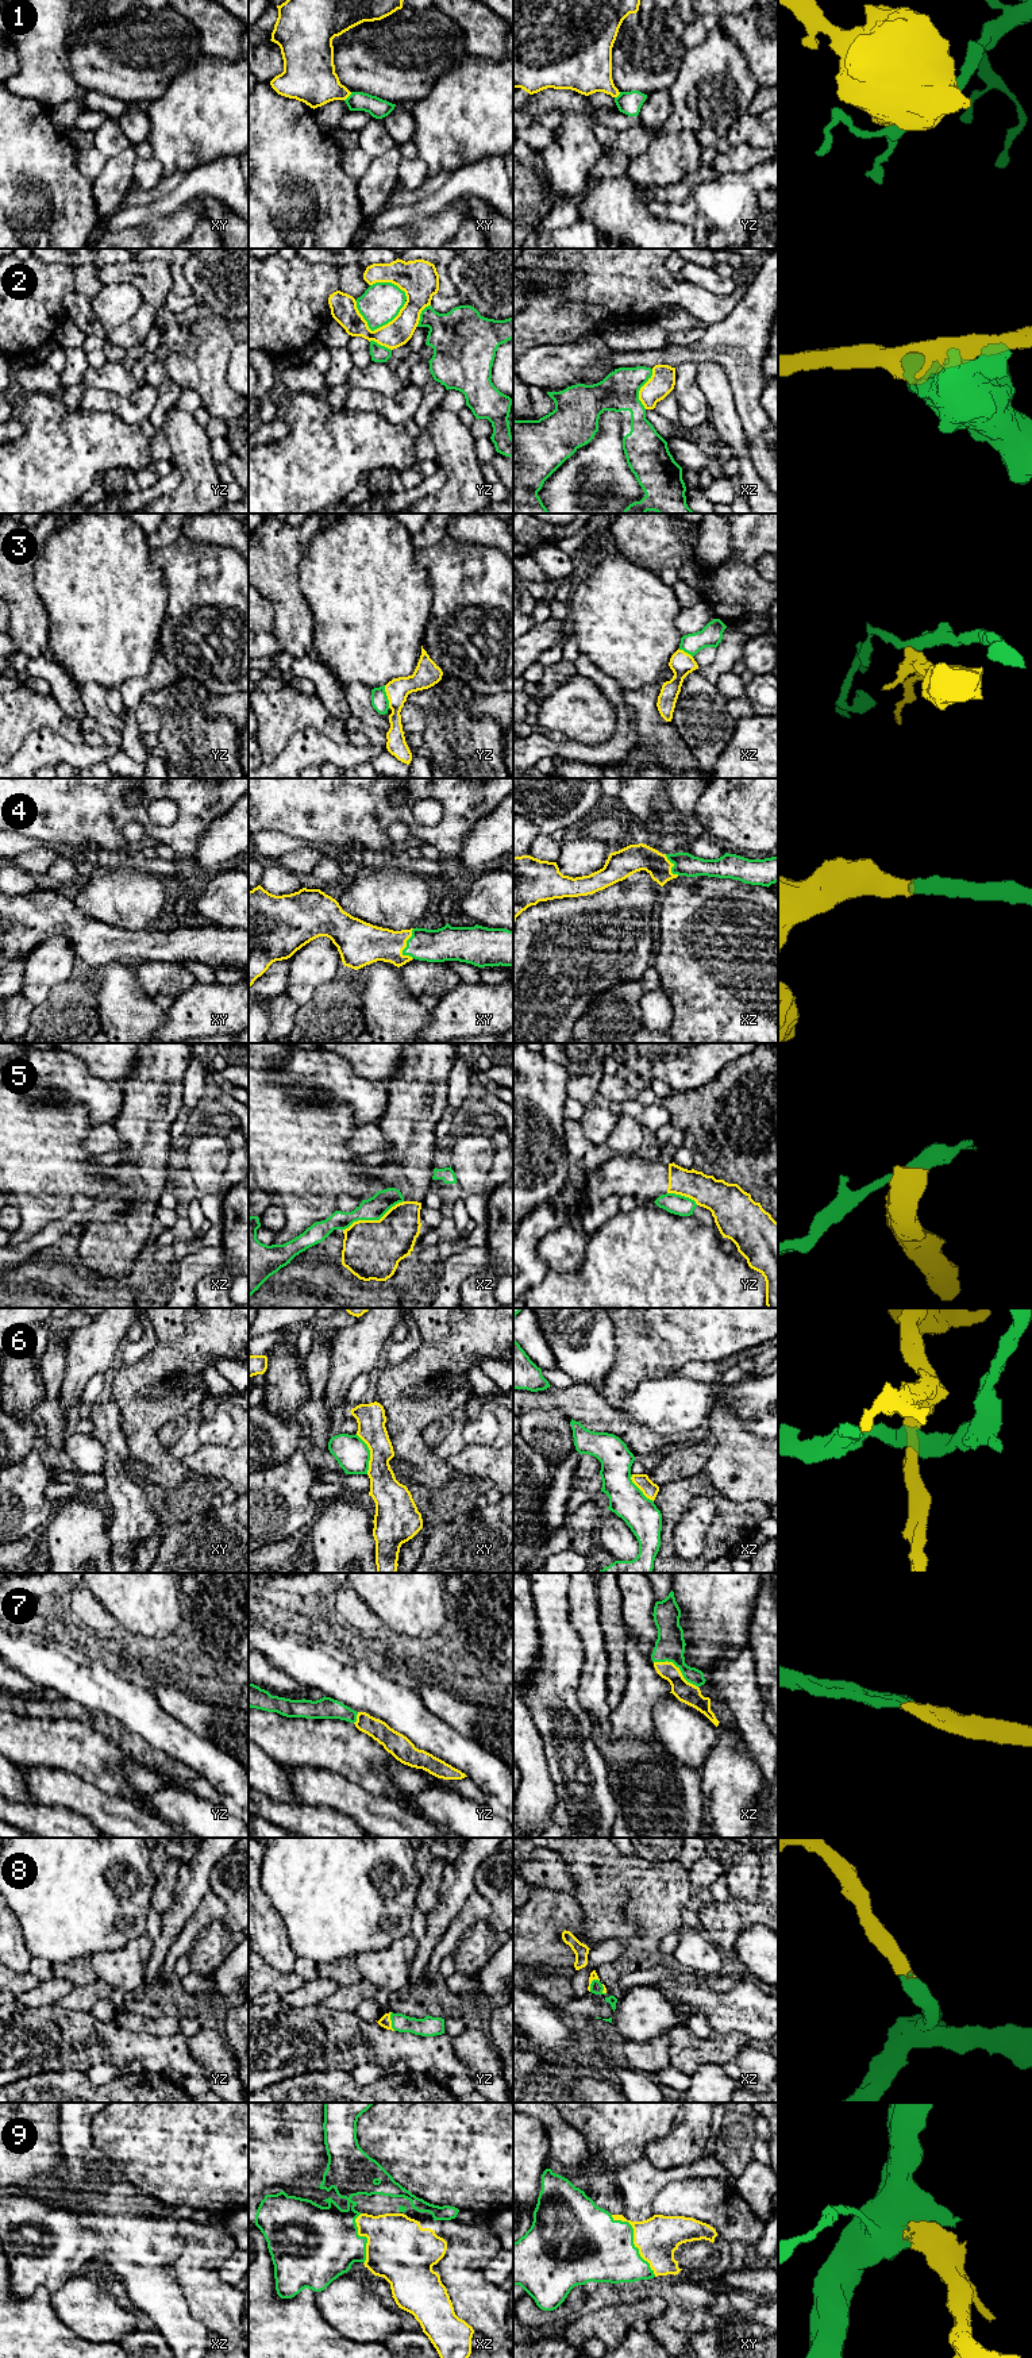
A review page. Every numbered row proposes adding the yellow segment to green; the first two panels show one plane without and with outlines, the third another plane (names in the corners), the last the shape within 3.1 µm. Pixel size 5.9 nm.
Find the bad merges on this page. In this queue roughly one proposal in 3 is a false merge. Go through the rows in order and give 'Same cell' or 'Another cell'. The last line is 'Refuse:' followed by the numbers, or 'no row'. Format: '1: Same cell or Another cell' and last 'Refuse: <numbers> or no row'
1: Another cell
2: Another cell
3: Another cell
4: Same cell
5: Another cell
6: Another cell
7: Same cell
8: Same cell
9: Same cell
Refuse: 1, 2, 3, 5, 6

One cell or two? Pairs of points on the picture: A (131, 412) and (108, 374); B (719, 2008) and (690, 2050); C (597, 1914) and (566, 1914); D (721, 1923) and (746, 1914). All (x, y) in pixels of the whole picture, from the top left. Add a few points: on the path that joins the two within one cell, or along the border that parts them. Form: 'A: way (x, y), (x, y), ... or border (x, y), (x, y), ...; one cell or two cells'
A: border (92, 385), (120, 396), (128, 396), (139, 387); two cells
B: border (712, 2030), (743, 2034); two cells
C: border (572, 1896), (582, 1911), (581, 1937), (585, 1943); two cells
D: way (727, 1920), (732, 1916), (740, 1916); one cell

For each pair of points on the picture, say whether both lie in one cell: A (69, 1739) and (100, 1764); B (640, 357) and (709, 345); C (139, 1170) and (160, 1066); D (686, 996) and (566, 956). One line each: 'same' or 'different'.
A: same
B: same
C: same
D: different

